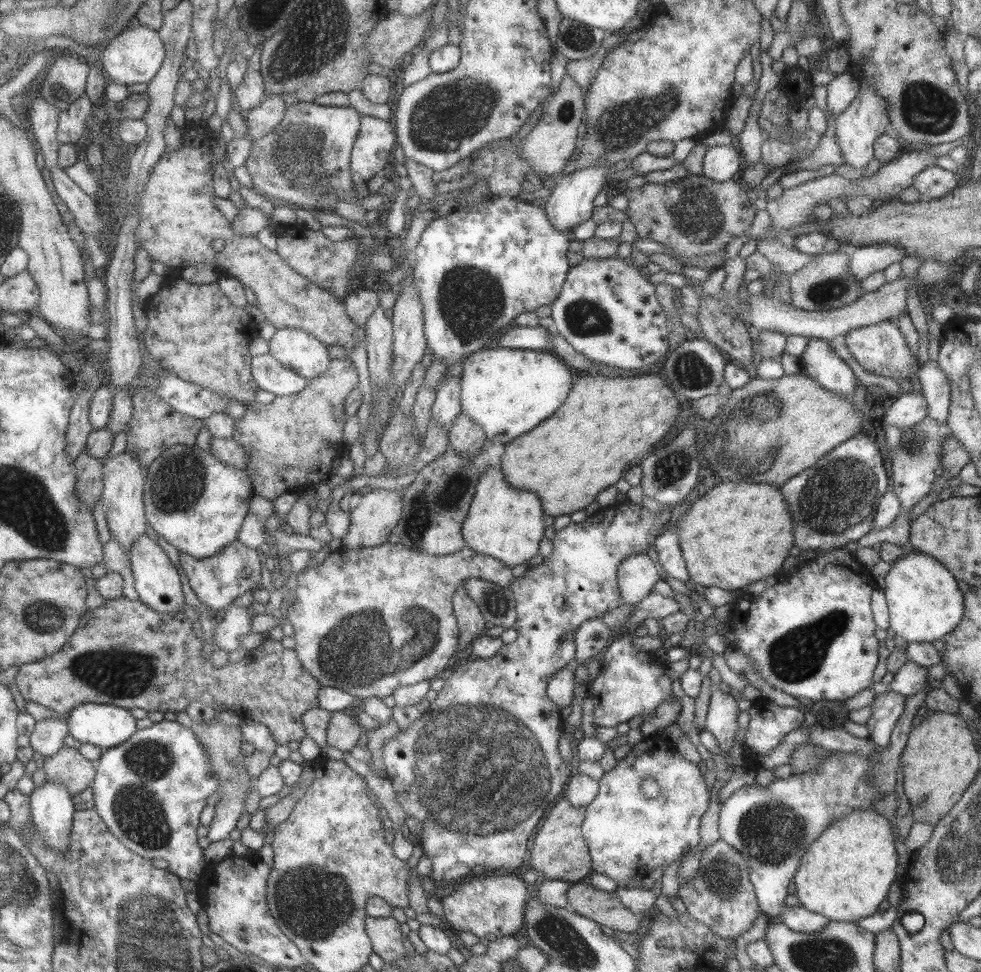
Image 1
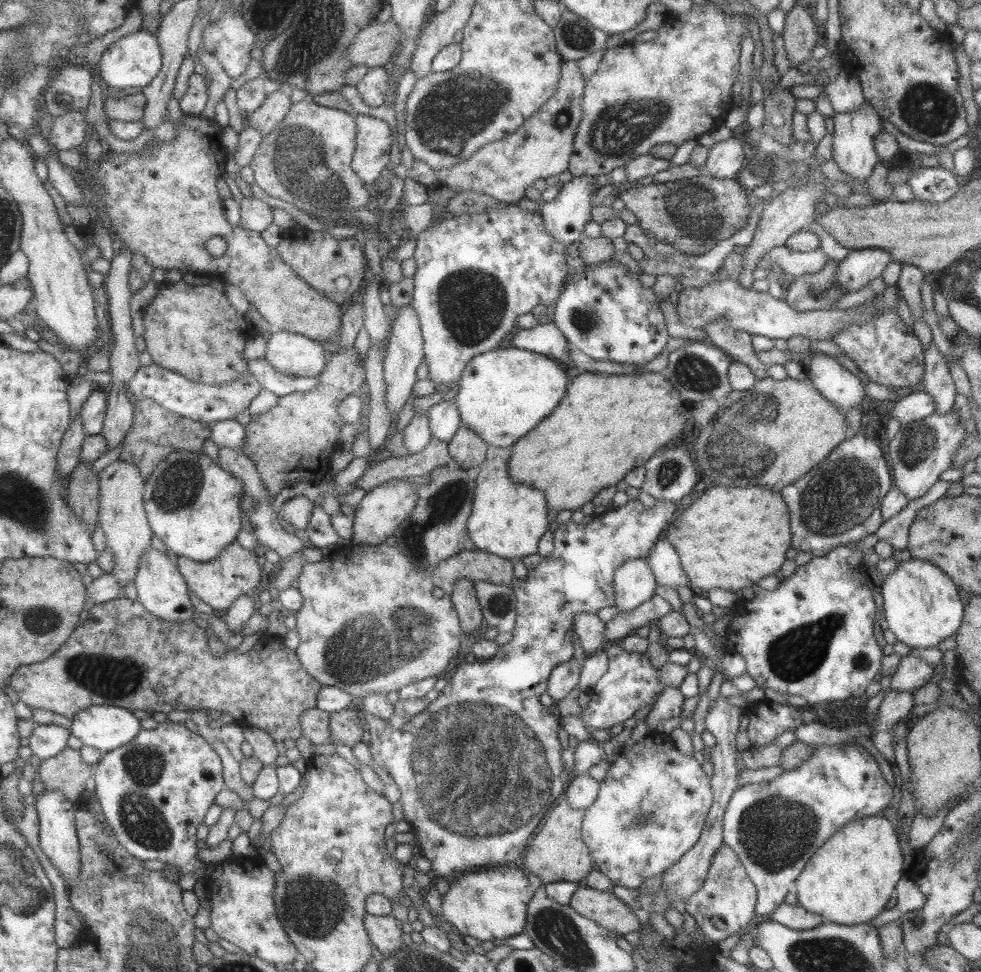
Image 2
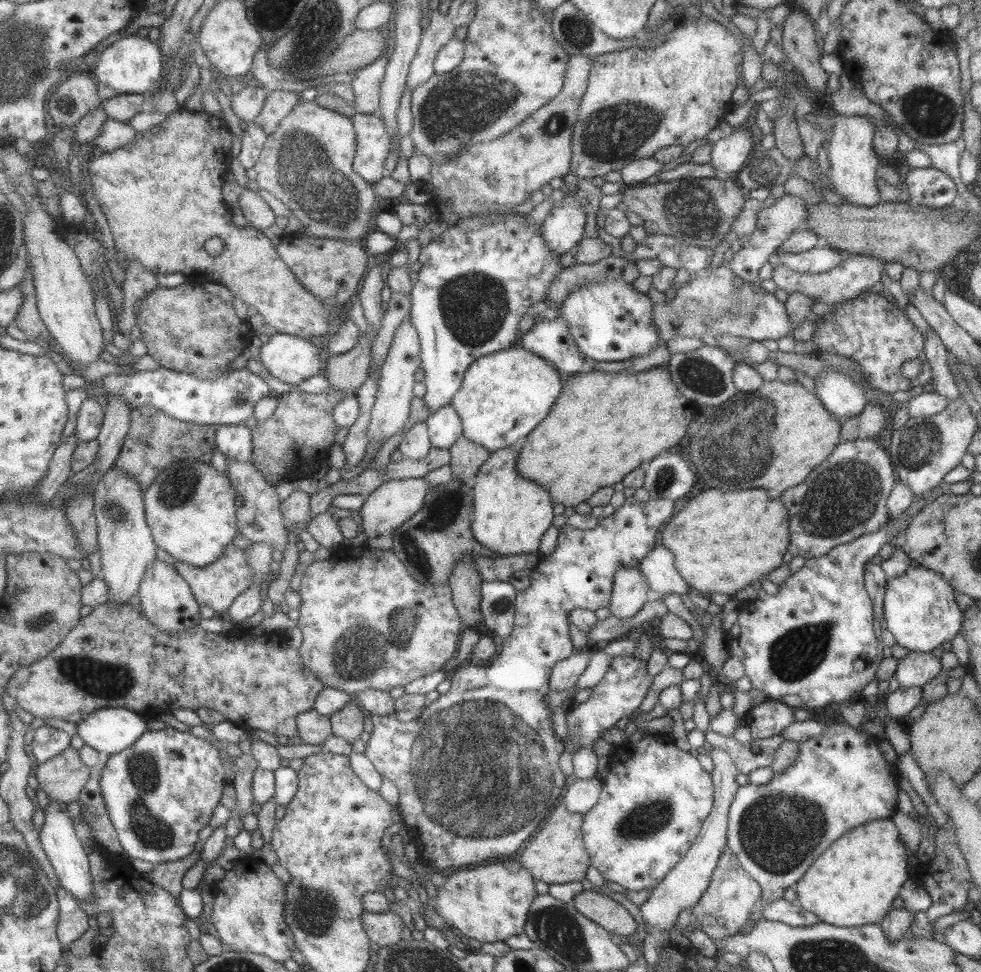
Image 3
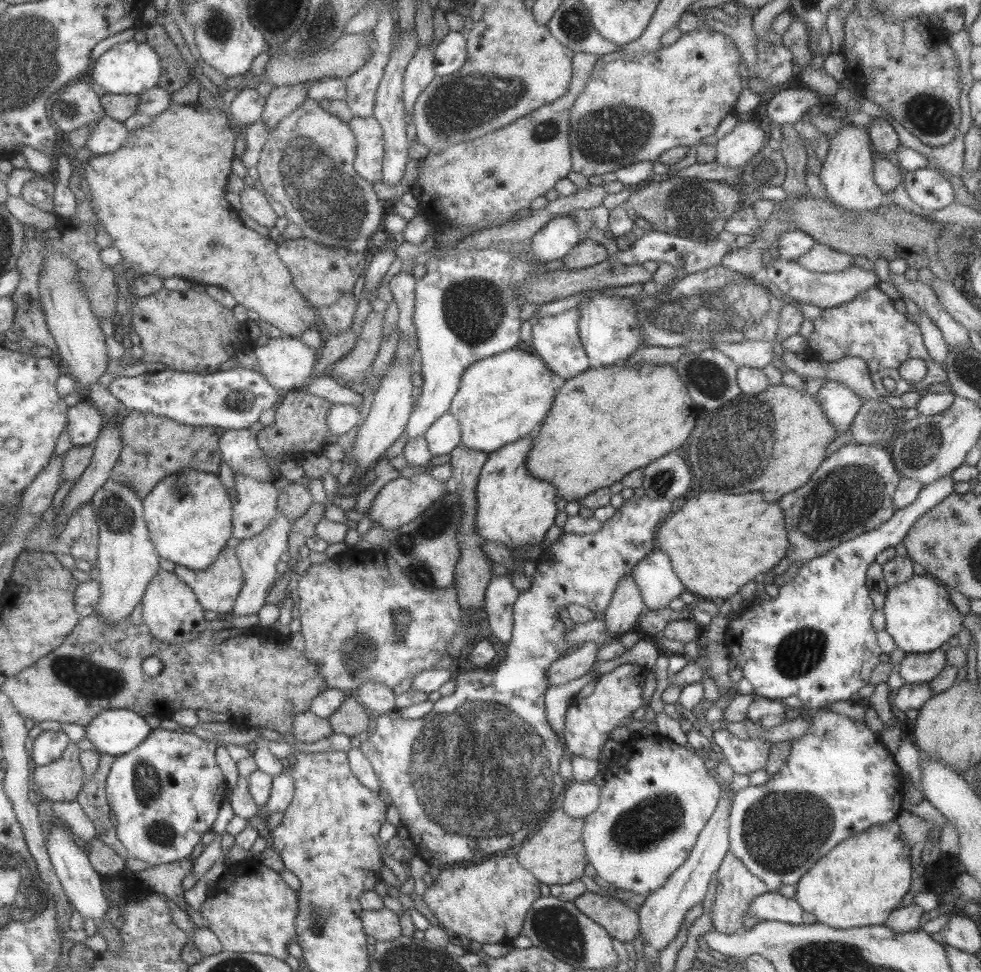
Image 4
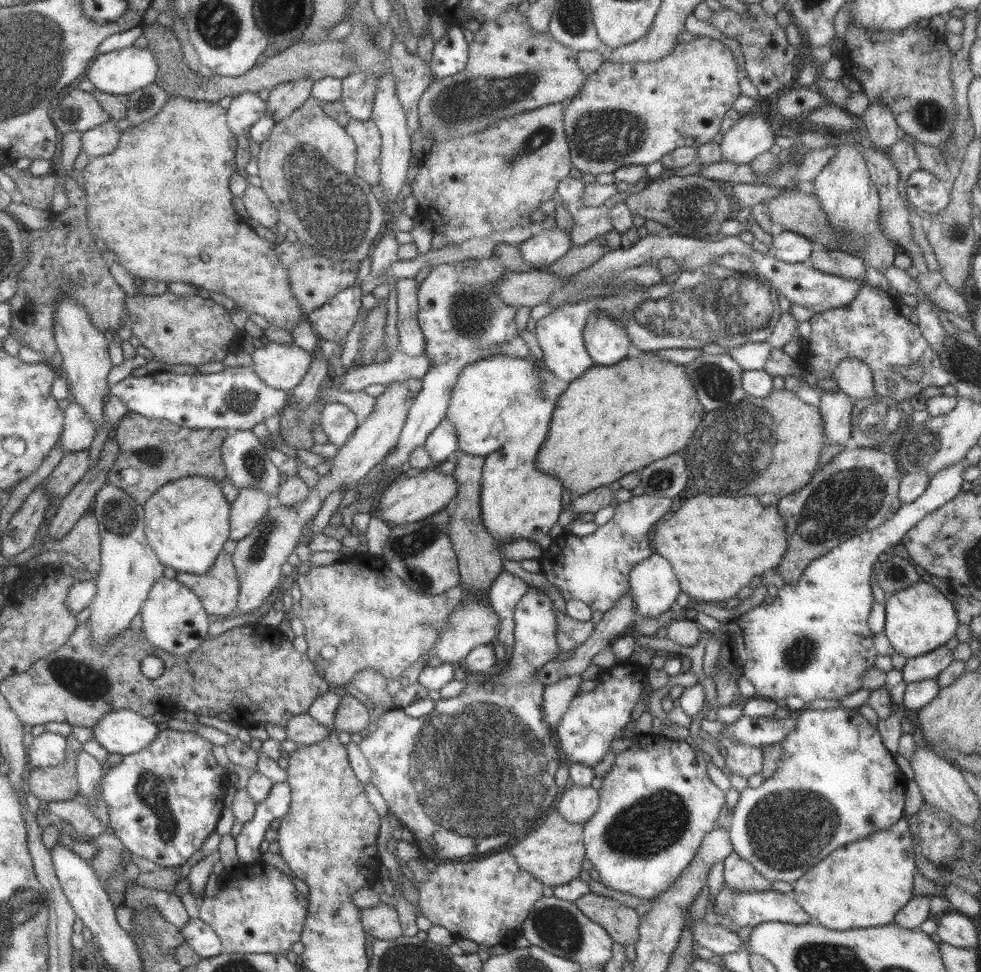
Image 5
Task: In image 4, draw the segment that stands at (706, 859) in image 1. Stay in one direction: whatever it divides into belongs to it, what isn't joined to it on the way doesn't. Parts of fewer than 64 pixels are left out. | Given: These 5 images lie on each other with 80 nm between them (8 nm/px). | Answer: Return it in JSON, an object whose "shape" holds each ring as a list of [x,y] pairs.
{"shape":[[[729,851],[721,861],[715,876],[717,877],[717,888],[715,888],[715,896],[713,896],[713,906],[711,906],[708,914],[711,925],[713,925],[713,931],[723,935],[736,933],[738,930],[742,930],[743,916],[747,912],[747,905],[751,903],[751,899],[767,893],[767,887],[763,885],[759,878],[749,873],[743,867],[743,862],[735,858]]]}

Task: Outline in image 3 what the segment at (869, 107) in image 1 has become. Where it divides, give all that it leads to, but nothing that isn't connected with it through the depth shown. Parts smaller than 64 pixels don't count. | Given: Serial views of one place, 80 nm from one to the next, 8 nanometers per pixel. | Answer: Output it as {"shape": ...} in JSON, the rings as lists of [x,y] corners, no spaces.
{"shape":[[[836,114],[831,117],[833,126],[828,138],[827,156],[829,170],[825,174],[825,183],[829,189],[854,205],[870,207],[881,202],[877,192],[876,175],[880,157],[873,150],[872,138],[876,126],[868,122],[863,115],[845,116]]]}

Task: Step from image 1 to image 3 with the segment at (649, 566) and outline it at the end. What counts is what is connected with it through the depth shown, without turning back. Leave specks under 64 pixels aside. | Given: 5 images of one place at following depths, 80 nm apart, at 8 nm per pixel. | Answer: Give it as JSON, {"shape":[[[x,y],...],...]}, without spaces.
{"shape":[[[639,567],[617,569],[612,578],[610,593],[607,608],[611,615],[620,619],[632,617],[651,599],[651,590]]]}

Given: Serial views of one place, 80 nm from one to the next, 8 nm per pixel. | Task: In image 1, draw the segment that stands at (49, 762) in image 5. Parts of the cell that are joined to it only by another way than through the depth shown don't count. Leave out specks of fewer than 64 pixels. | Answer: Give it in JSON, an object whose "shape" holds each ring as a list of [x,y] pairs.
{"shape":[[[46,717],[37,721],[29,737],[29,746],[41,760],[55,754],[64,744],[63,738],[68,734],[66,722],[61,718]]]}

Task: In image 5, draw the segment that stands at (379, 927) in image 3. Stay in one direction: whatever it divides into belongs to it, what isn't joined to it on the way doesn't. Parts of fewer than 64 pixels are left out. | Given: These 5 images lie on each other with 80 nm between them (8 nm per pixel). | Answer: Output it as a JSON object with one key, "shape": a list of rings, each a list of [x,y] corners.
{"shape":[[[382,902],[371,908],[359,910],[364,933],[378,940],[394,940],[402,936],[394,906]]]}

